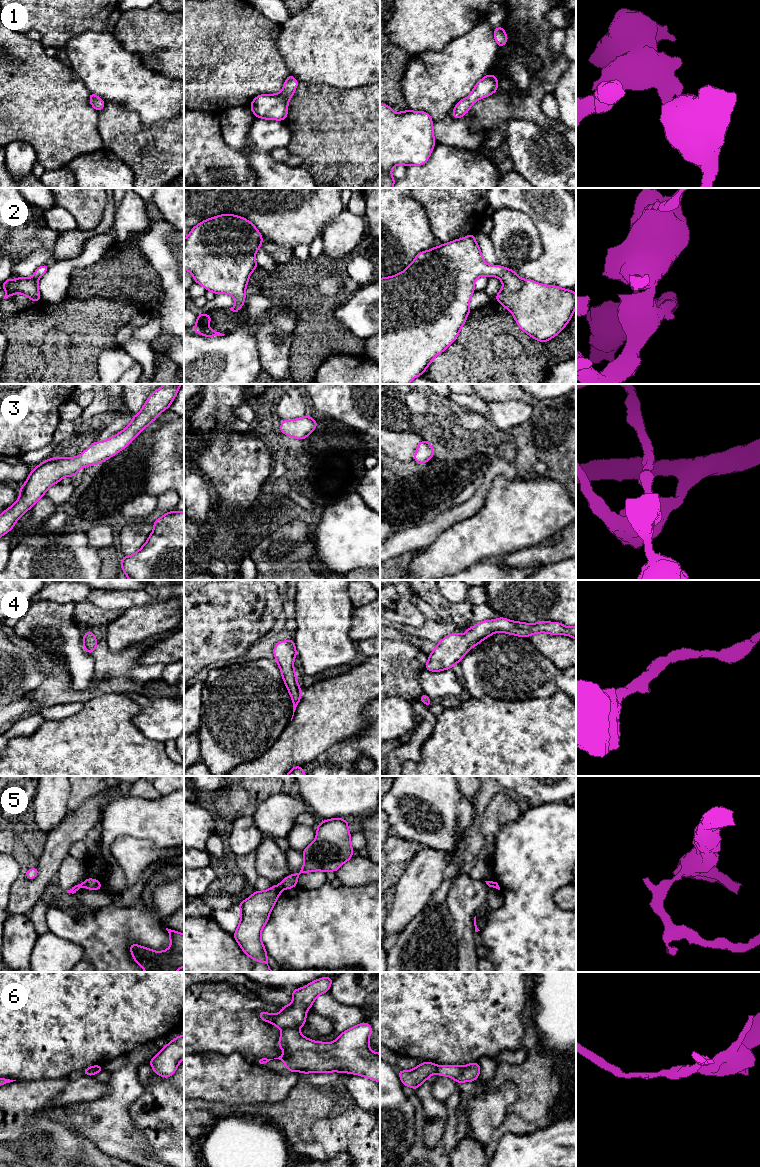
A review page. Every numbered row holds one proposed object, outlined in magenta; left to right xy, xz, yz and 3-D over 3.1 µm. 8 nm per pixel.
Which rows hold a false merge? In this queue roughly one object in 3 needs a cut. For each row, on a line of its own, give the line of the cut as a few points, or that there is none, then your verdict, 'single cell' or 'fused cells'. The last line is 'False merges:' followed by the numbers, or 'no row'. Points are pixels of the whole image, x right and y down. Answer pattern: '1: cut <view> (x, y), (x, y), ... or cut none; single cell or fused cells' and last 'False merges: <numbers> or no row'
1: cut none; single cell
2: cut none; single cell
3: cut none; single cell
4: cut none; single cell
5: cut xz (278, 885), (282, 888); fused cells
6: cut xz (297, 1028), (282, 1029); fused cells
False merges: 5, 6

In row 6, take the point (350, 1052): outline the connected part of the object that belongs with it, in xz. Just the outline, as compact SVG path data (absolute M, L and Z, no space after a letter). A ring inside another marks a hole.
M362 1022L341 1033L335 1041L325 1043L304 1037L298 1029L285 1028L279 1037L278 1047L287 1054L281 1054L274 1059L282 1060L289 1072L299 1071L302 1074L346 1072L380 1083L380 1053L371 1051L369 1046L369 1036L372 1032L372 1027L367 1022Z

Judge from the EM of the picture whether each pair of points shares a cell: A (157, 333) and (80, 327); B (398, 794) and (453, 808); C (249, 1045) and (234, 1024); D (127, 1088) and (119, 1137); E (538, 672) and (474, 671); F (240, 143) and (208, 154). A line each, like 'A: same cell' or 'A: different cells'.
A: different cells
B: same cell
C: same cell
D: same cell
E: same cell
F: different cells

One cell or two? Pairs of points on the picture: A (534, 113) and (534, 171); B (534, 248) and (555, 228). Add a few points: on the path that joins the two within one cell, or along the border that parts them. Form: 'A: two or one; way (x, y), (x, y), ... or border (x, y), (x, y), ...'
A: two; border (511, 119), (527, 119), (539, 125), (549, 126)
B: two; border (532, 219), (542, 253), (528, 261)

